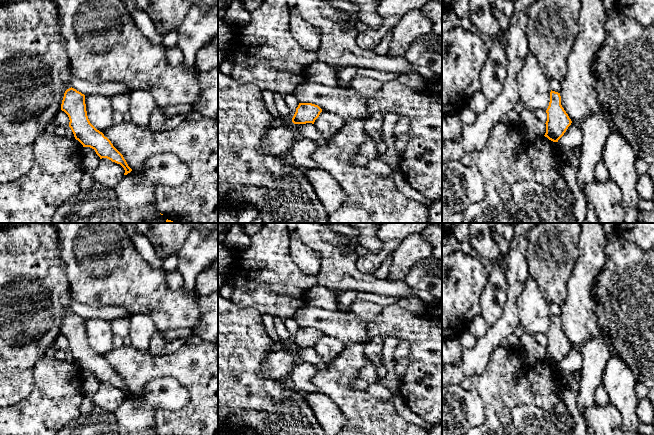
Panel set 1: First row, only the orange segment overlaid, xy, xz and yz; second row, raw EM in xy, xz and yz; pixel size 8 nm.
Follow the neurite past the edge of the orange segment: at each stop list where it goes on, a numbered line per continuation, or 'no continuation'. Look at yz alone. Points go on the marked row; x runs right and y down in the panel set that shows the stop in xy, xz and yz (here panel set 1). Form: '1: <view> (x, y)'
no continuation

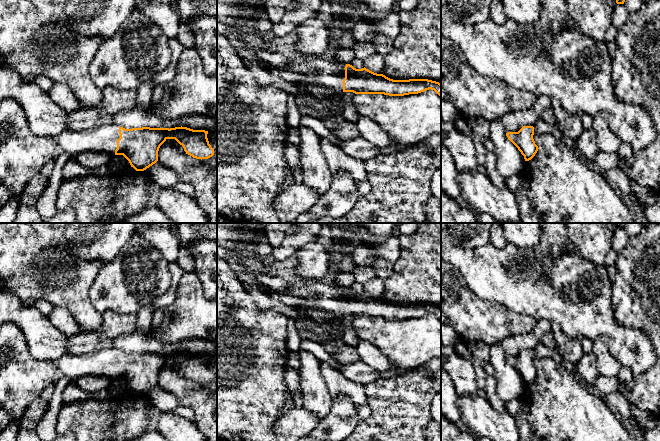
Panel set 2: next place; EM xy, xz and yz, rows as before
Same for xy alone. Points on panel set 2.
1: xy (103, 138)

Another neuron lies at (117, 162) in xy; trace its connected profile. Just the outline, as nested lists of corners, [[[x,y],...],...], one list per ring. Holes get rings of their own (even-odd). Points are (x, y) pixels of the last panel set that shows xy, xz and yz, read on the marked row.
[[[113,155],[108,164],[110,170],[116,173],[118,170],[131,167],[129,161],[123,155]]]

